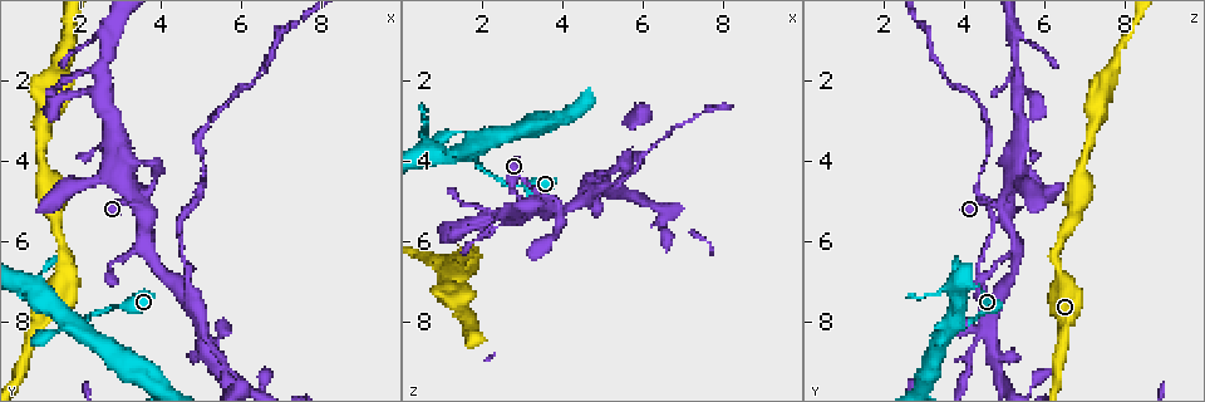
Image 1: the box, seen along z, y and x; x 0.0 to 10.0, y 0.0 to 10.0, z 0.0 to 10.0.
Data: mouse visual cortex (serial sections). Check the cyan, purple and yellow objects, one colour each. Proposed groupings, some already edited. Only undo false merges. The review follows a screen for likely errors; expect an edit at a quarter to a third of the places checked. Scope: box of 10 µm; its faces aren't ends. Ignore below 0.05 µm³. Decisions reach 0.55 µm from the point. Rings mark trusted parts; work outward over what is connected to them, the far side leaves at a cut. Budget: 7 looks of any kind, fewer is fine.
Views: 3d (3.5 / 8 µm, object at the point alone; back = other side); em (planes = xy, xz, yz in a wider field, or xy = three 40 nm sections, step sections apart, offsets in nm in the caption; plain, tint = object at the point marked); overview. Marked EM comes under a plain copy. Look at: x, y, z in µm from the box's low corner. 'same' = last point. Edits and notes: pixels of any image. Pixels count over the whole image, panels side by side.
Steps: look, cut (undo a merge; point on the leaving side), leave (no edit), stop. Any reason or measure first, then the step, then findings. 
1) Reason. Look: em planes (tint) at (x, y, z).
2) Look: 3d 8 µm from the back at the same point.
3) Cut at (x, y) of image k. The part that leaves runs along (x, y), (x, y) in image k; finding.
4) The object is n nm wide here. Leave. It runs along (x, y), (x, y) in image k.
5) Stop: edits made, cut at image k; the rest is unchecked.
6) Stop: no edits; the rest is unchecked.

Sharp bend. Look: 3d 3.5 µm at (4.70, 7.45, 4.55).

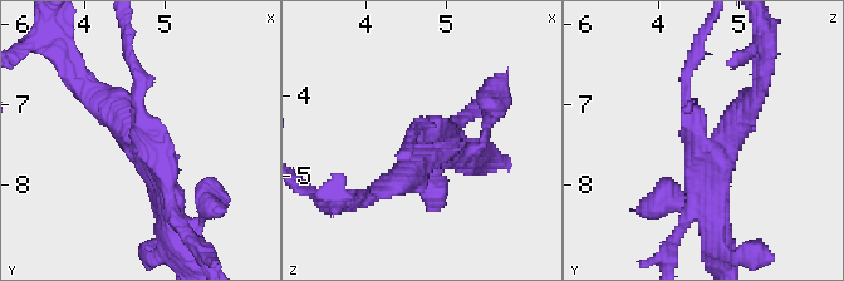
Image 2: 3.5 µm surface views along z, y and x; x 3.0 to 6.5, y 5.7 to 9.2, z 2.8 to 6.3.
3 arms meet here; the arms are 150, 300, 300 nm wide; need the tissue. Look: em xy step 2 (tint) at (4.75, 7.45, 4.45).

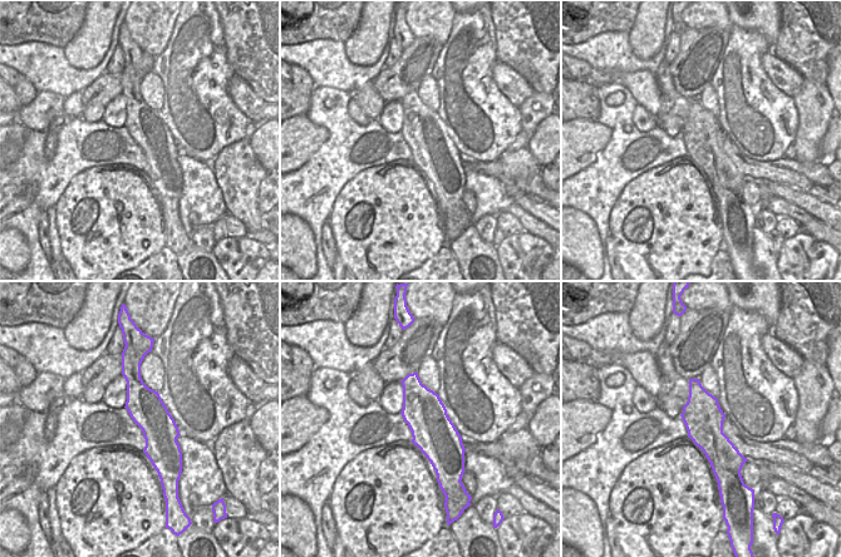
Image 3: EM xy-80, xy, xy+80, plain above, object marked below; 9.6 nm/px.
Cut at (140, 103) of image 2. Two cells meet here.

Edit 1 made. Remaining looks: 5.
See it whole again. Look: overview.

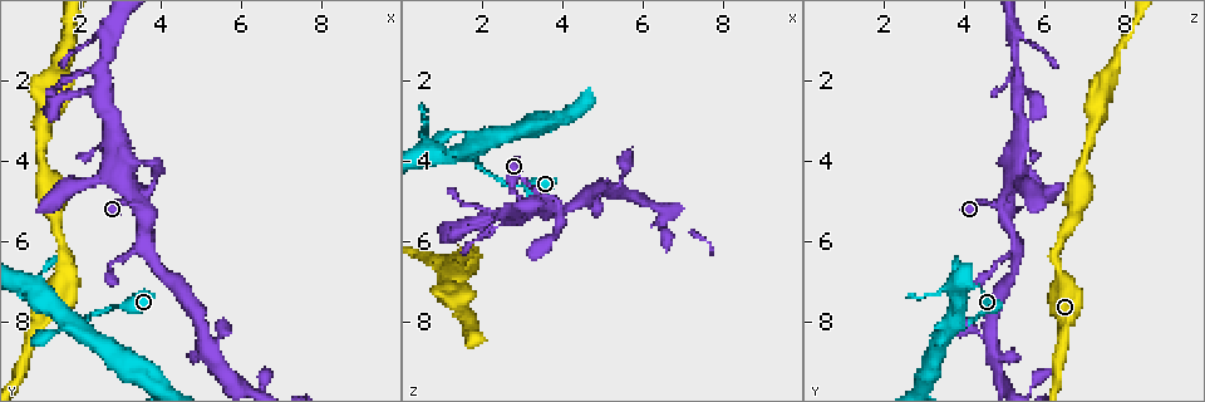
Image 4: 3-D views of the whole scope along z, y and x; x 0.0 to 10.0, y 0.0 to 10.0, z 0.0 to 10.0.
Sharp bend. Look: 3d 3.5 µm at (3.80, 4.05, 5.00).

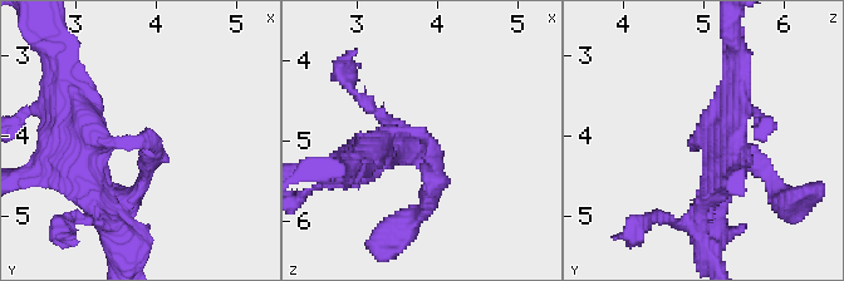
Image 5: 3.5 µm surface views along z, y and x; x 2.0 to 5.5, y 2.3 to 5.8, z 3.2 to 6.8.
Leave. It runs along (357, 164), (418, 132), (427, 206) in image 5; one cell here.

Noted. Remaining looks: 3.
Four arms meet. Look: 3d 3.5 µm at (1.85, 8.20, 3.85).

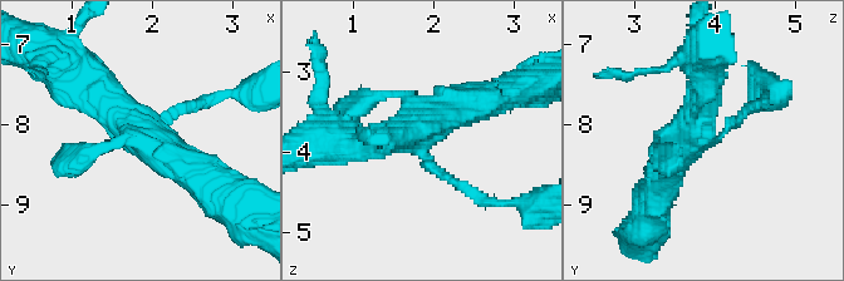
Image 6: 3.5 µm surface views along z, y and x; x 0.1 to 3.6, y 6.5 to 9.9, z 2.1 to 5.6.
4 arms meet here; the arms are 100, 150, 400, 450 nm wide; shape alone is not enough. Look: em xy step 3 (tint) at (1.80, 8.20, 3.85).

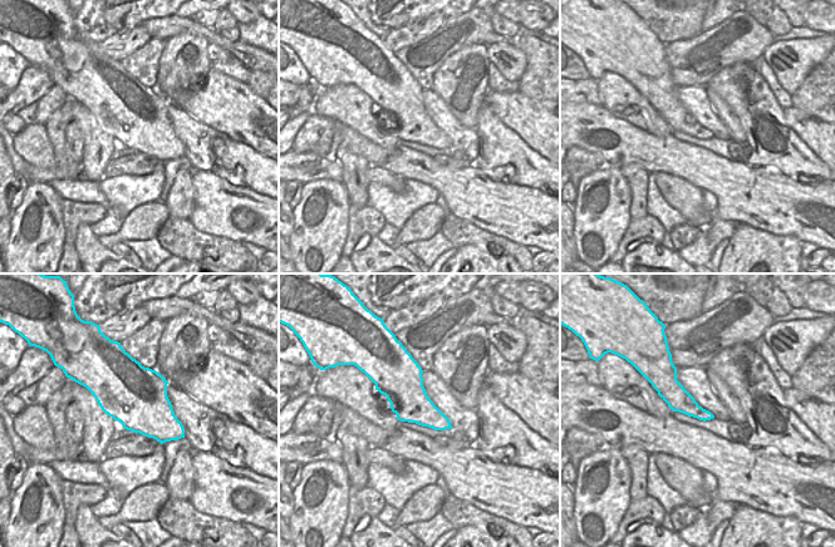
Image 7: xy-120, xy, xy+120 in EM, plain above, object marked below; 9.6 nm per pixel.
Leave. One cell here.

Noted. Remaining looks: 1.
Stop: edits made, cut at image 2; the rest is unchecked.

